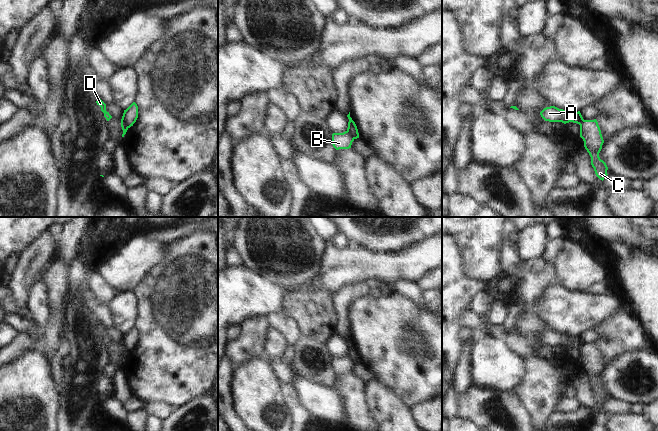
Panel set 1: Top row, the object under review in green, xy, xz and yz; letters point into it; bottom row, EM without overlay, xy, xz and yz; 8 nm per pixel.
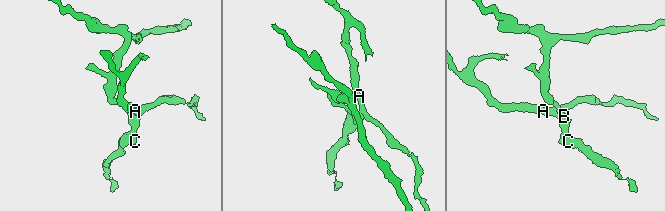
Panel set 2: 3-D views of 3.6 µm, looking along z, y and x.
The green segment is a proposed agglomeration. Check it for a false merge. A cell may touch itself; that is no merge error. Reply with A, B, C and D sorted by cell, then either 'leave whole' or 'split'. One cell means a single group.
A / B C D | split

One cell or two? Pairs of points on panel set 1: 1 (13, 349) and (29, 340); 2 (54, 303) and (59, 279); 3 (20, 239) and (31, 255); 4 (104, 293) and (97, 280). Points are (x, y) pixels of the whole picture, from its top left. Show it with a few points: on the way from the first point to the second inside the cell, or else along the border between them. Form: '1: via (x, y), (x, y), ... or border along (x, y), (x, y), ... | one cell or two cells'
1: via (17, 347), (25, 342) | one cell
2: via (56, 297), (57, 285) | one cell
3: border along (44, 231), (18, 255) | two cells
4: via (101, 290), (97, 283) | one cell

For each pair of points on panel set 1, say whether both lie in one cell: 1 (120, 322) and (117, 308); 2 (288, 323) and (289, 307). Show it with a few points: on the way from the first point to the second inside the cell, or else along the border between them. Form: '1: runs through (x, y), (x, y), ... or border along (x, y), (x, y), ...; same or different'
1: runs through (120, 319), (120, 311); same
2: border along (280, 311), (296, 323), (302, 334); different

